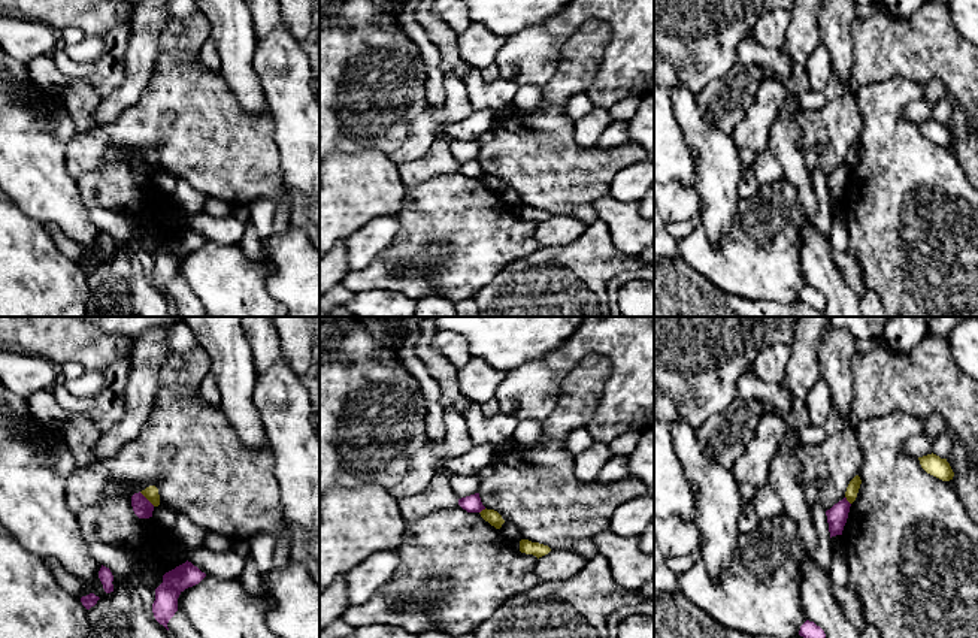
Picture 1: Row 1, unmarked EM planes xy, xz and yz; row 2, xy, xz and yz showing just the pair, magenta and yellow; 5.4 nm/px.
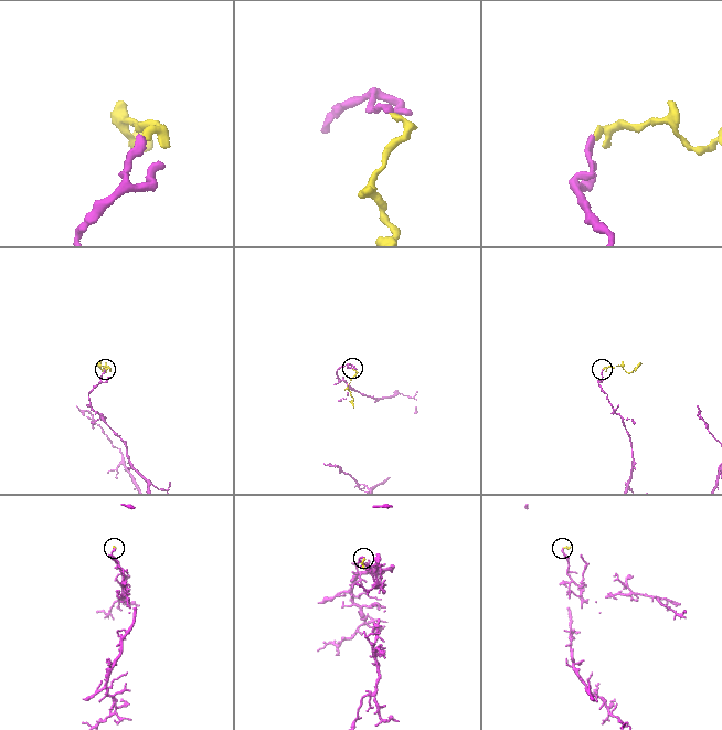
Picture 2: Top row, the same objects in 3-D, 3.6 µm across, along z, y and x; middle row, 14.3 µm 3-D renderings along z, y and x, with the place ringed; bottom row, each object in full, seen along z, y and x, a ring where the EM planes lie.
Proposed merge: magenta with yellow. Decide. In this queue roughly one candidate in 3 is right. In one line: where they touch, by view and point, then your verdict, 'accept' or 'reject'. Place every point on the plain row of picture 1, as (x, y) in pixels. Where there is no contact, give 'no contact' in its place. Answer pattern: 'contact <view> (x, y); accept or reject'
contact xy (145, 163); reject

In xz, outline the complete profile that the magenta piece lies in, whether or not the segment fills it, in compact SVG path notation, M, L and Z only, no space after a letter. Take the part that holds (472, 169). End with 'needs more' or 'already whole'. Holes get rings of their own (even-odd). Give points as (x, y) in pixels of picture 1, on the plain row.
M479 158L458 164L458 170L467 178L481 178L485 172L481 167Z; already whole

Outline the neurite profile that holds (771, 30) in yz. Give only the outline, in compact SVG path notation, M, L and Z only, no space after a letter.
M775 9L763 13L753 28L753 39L763 48L781 49L788 34L790 9Z

